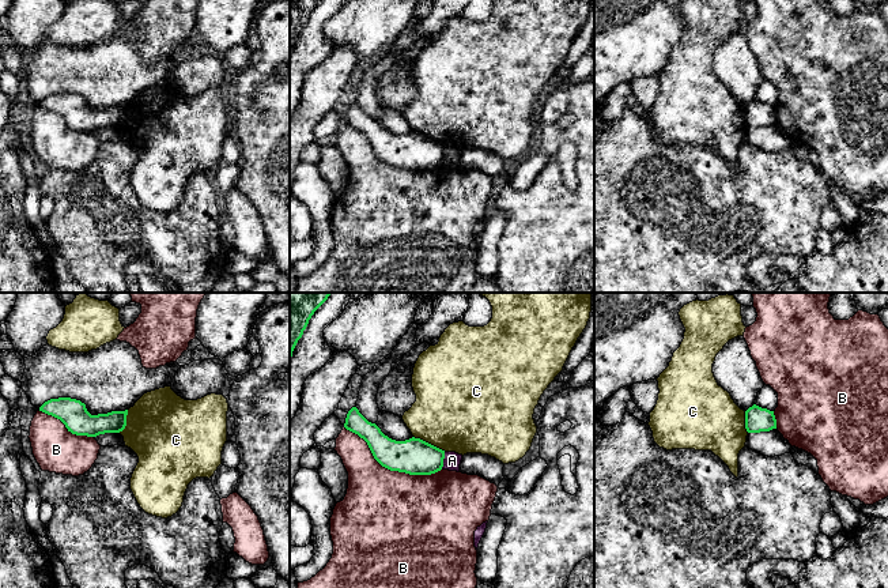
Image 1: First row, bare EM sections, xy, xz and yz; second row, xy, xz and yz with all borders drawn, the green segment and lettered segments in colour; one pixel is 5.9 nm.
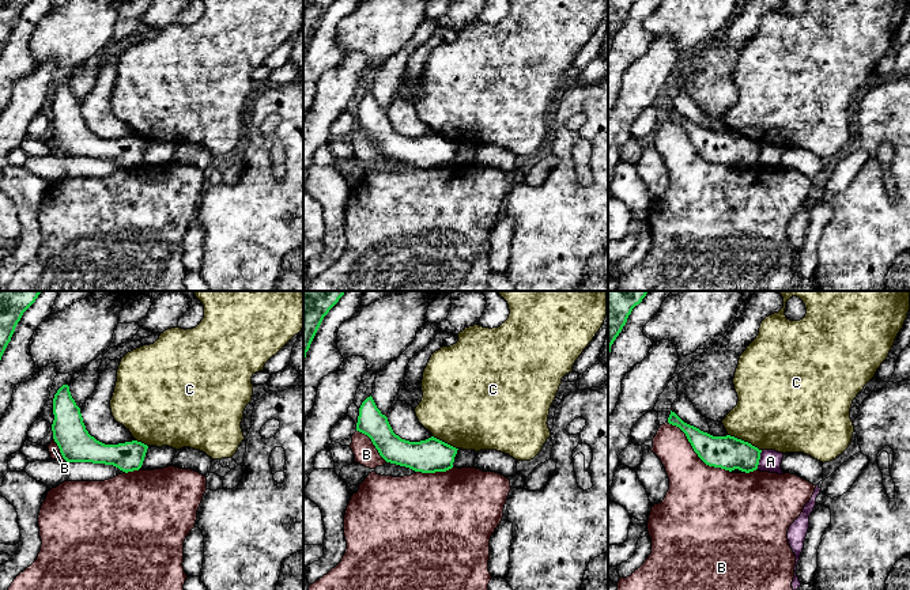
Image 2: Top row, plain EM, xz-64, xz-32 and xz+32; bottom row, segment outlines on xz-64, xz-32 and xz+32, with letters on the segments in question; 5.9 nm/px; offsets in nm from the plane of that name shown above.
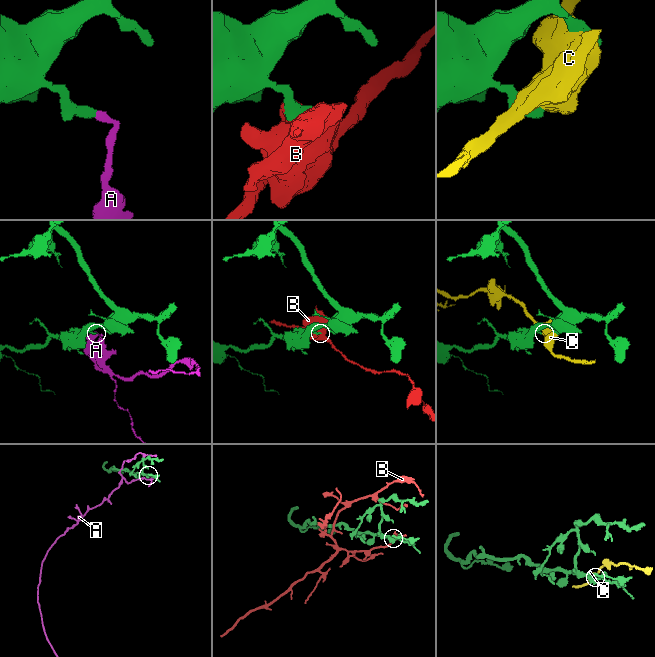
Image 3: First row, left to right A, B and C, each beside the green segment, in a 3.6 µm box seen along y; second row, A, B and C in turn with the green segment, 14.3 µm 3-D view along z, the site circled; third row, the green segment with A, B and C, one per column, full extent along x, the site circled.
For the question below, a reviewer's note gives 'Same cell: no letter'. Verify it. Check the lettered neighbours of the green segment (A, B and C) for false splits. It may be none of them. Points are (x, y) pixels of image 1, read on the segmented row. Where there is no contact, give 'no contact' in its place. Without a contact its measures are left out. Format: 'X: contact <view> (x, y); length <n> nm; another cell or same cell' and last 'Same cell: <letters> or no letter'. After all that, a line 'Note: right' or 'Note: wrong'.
A: contact xz (442, 460); length 110 nm; another cell
B: contact xz (389, 468); length 650 nm; another cell
C: contact xz (430, 444); length 220 nm; another cell
Same cell: no letter
Note: right

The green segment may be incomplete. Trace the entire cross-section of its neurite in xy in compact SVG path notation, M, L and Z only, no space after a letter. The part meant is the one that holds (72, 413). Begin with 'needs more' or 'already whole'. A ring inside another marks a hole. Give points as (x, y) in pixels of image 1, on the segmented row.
already whole | M71 397L50 399L39 411L60 419L72 434L87 437L122 431L128 415L128 410L91 415L84 403Z

